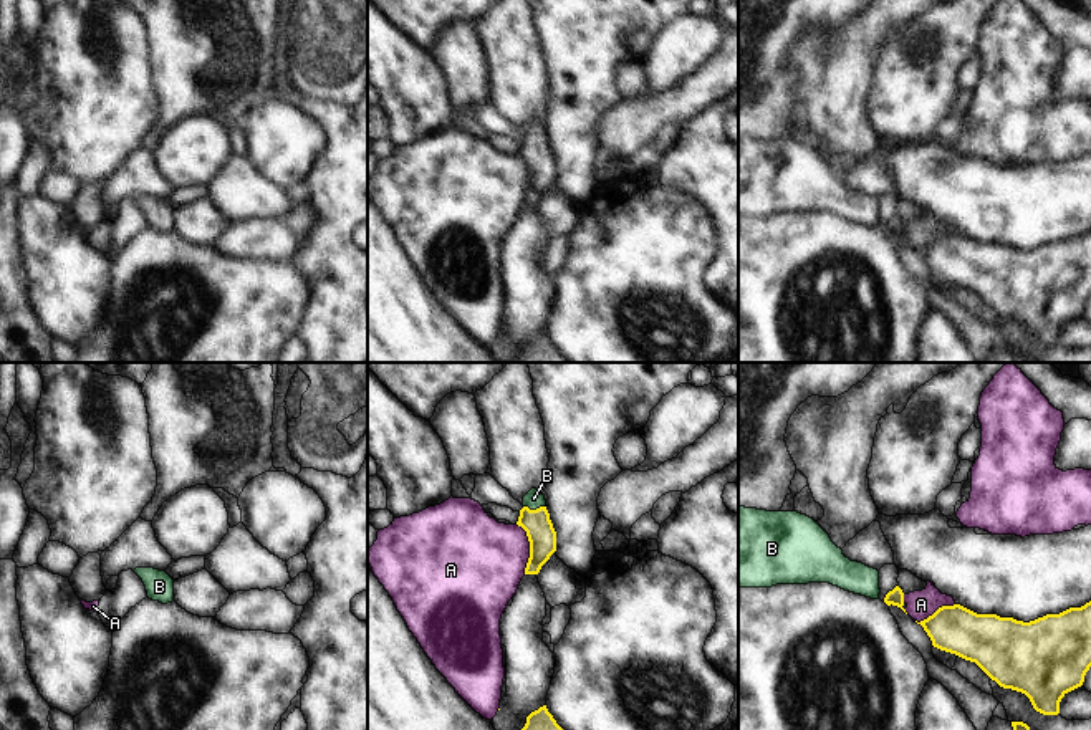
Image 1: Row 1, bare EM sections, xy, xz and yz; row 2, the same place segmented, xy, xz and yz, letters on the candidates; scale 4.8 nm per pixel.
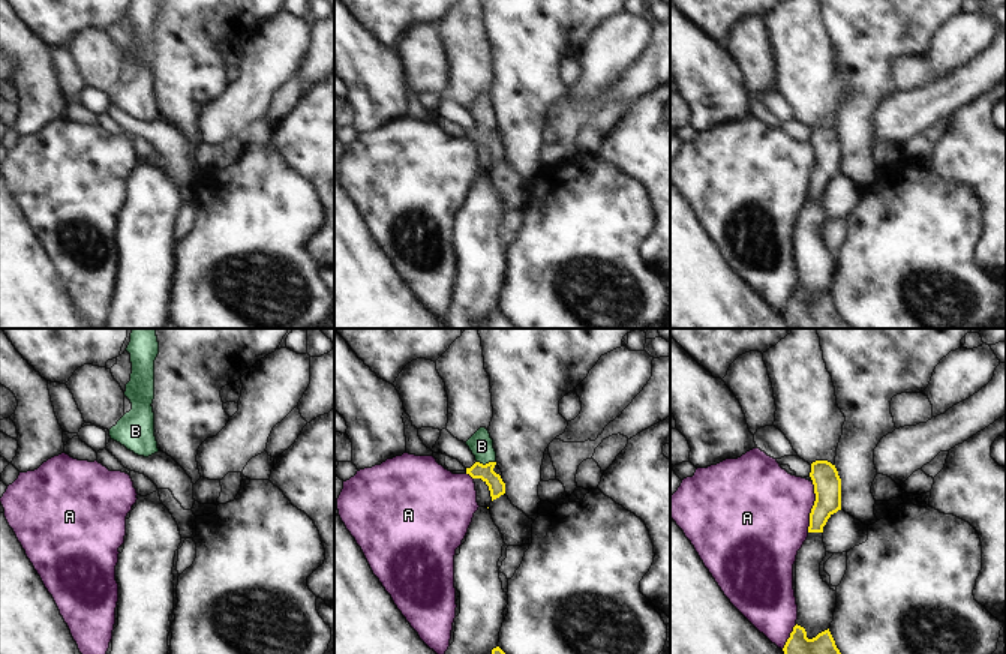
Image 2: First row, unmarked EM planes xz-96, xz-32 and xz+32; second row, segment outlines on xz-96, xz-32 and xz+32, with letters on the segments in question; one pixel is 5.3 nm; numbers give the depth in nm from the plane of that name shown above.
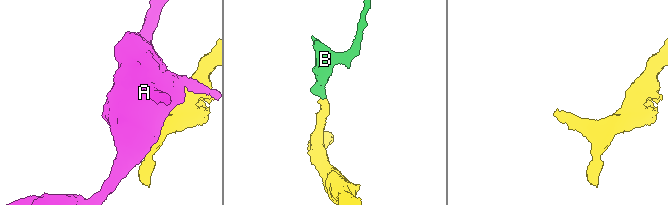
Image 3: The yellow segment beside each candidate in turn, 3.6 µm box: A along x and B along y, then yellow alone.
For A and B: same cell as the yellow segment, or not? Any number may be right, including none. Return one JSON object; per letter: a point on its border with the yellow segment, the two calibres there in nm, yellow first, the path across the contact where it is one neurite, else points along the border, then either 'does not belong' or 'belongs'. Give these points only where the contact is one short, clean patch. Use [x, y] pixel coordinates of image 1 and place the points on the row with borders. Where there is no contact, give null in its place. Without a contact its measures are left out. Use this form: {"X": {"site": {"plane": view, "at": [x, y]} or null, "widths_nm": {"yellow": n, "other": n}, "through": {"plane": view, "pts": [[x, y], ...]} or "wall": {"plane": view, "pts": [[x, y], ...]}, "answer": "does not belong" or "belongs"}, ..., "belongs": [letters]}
{"A": {"site": {"plane": "xz", "at": [530, 548]}, "widths_nm": {"yellow": 140, "other": 420}, "answer": "does not belong"}, "B": {"site": {"plane": "xz", "at": [533, 510]}, "widths_nm": {"yellow": 140, "other": 90}, "through": {"plane": "xz", "pts": [[537, 523], [533, 510], [533, 499]]}, "answer": "belongs"}, "belongs": ["B"]}

